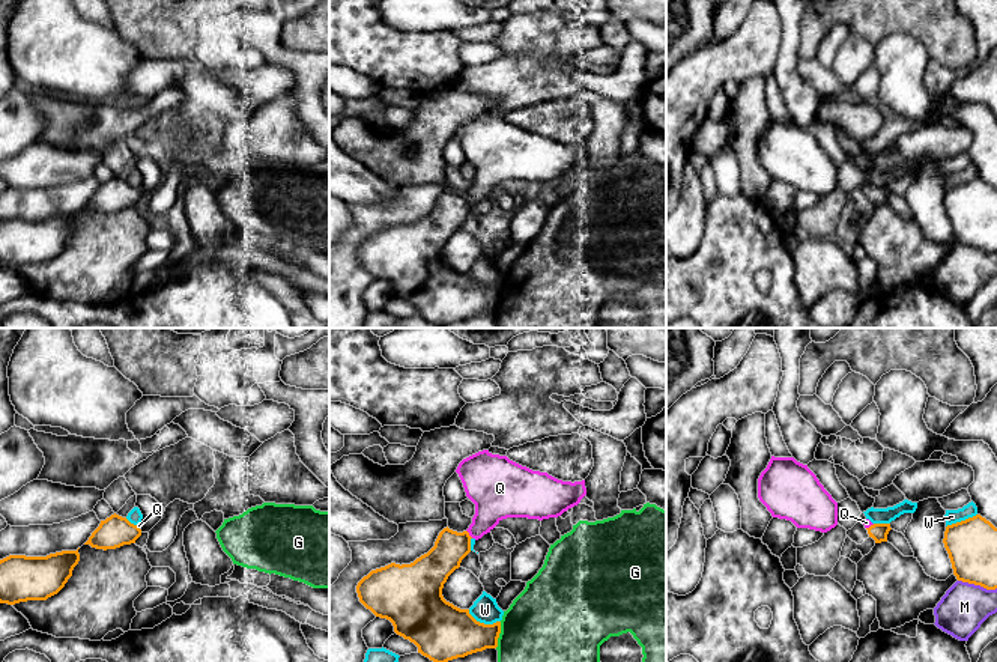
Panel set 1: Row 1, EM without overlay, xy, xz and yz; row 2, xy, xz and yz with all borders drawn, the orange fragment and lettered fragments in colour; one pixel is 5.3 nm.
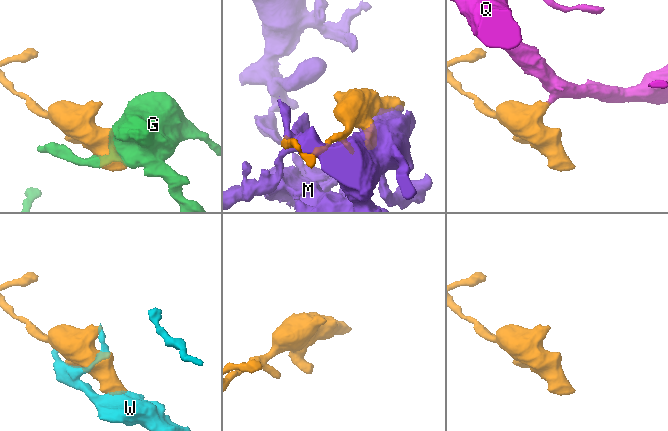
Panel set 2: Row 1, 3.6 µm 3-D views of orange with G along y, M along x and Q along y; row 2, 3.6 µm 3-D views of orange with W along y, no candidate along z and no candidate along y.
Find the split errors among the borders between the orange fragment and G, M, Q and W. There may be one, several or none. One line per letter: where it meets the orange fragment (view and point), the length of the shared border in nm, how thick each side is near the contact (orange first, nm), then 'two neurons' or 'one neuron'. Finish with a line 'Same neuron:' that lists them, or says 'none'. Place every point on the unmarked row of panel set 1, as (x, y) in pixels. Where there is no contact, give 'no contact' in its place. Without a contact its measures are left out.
G: contact xz (498, 298); length 150 nm; calibres 280 and 500 nm; two neurons
M: contact yz (978, 247); length 220 nm; calibres 280 and 260 nm; two neurons
Q: contact xz (468, 197); length 60 nm; calibres 180 and 240 nm; one neuron
W: contact xz (483, 286); length 190 nm; calibres 300 and 140 nm; two neurons
Same neuron: Q

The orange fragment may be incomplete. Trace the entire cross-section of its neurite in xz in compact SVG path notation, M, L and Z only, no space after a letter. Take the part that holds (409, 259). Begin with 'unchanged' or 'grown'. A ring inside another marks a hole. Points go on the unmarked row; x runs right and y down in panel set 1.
grown; M489 113L478 114L463 122L456 135L459 137L466 159L475 167L472 187L463 196L444 191L435 209L411 227L391 226L371 233L358 248L359 265L376 280L392 286L394 295L418 310L418 316L442 328L448 323L468 317L496 311L501 296L501 284L484 287L477 284L469 272L460 272L442 259L448 239L460 230L462 223L471 215L471 203L481 202L490 196L502 182L558 181L568 172L577 169L586 158L585 143L562 144L547 135L532 134L507 119L492 117Z

